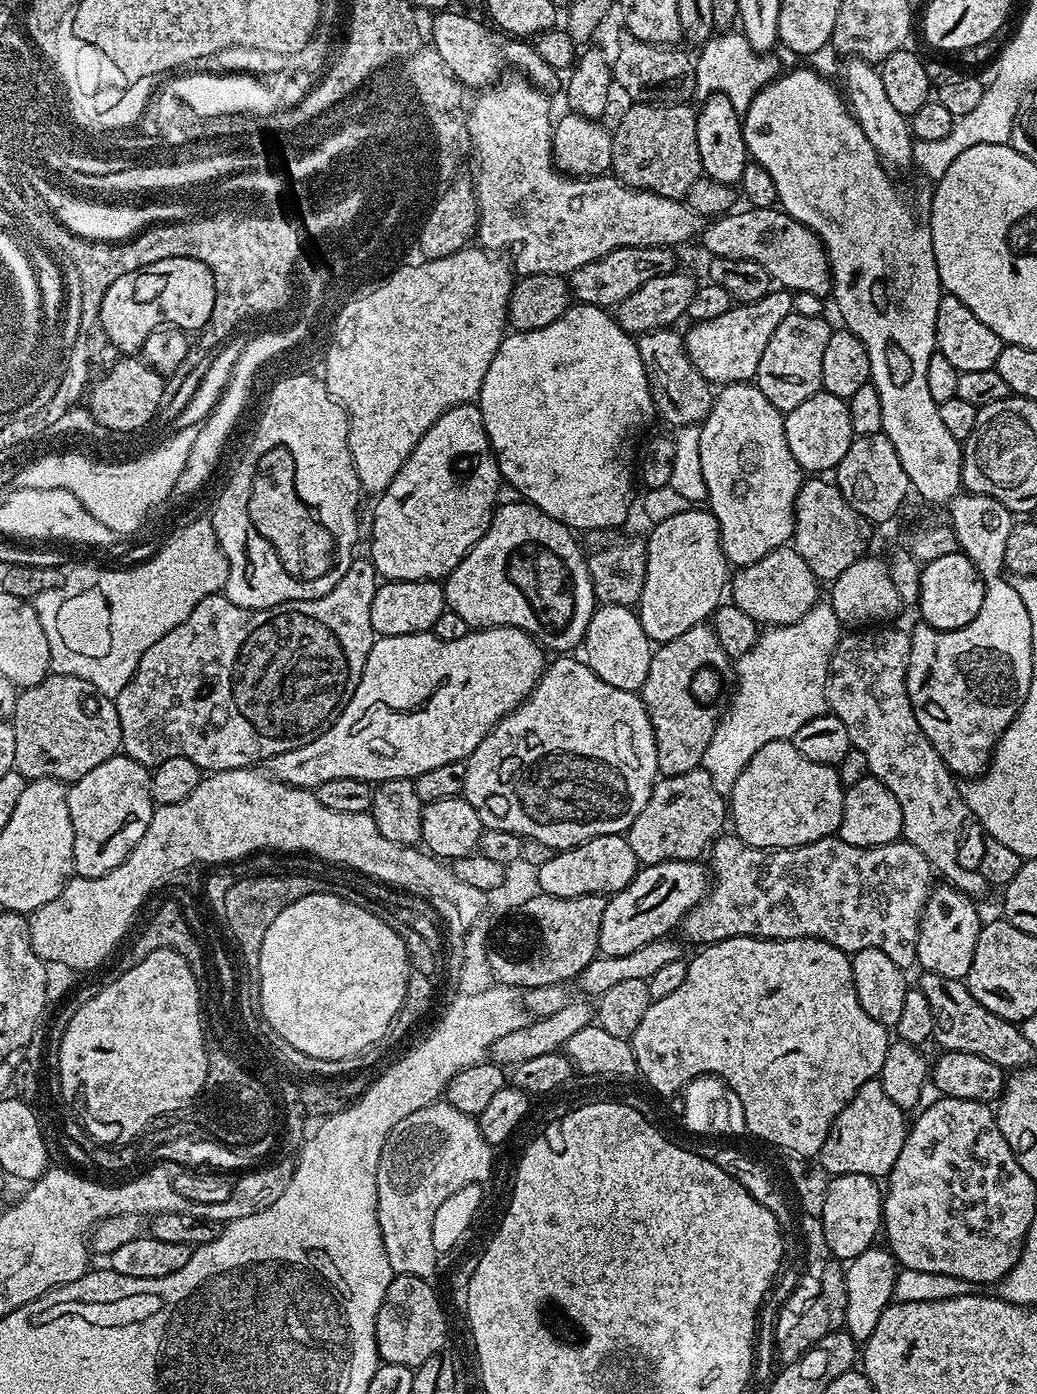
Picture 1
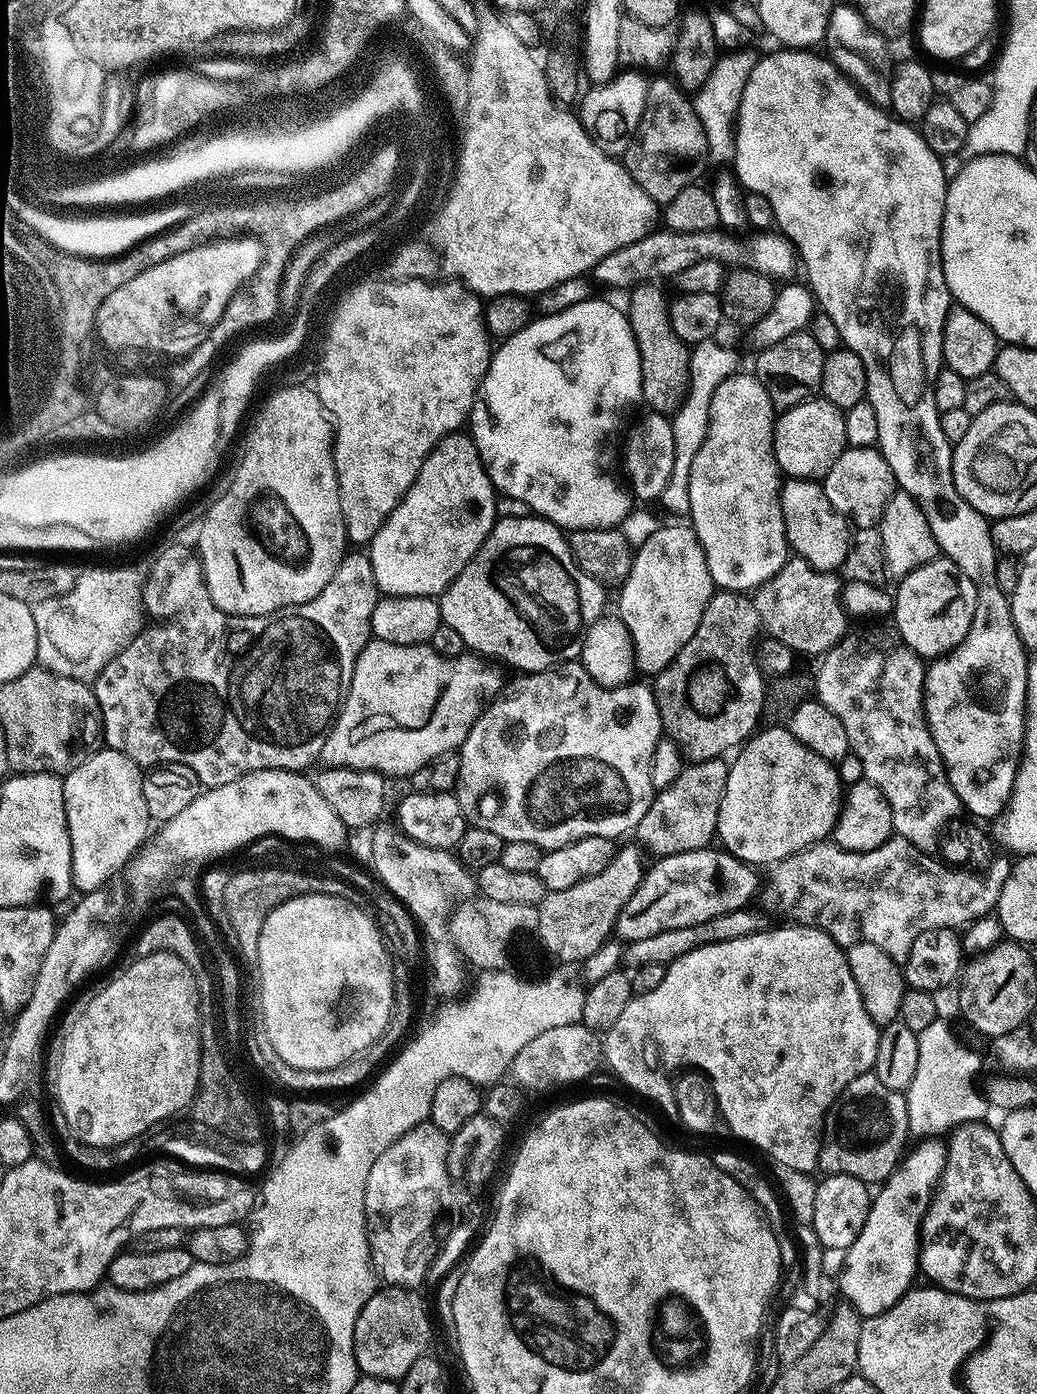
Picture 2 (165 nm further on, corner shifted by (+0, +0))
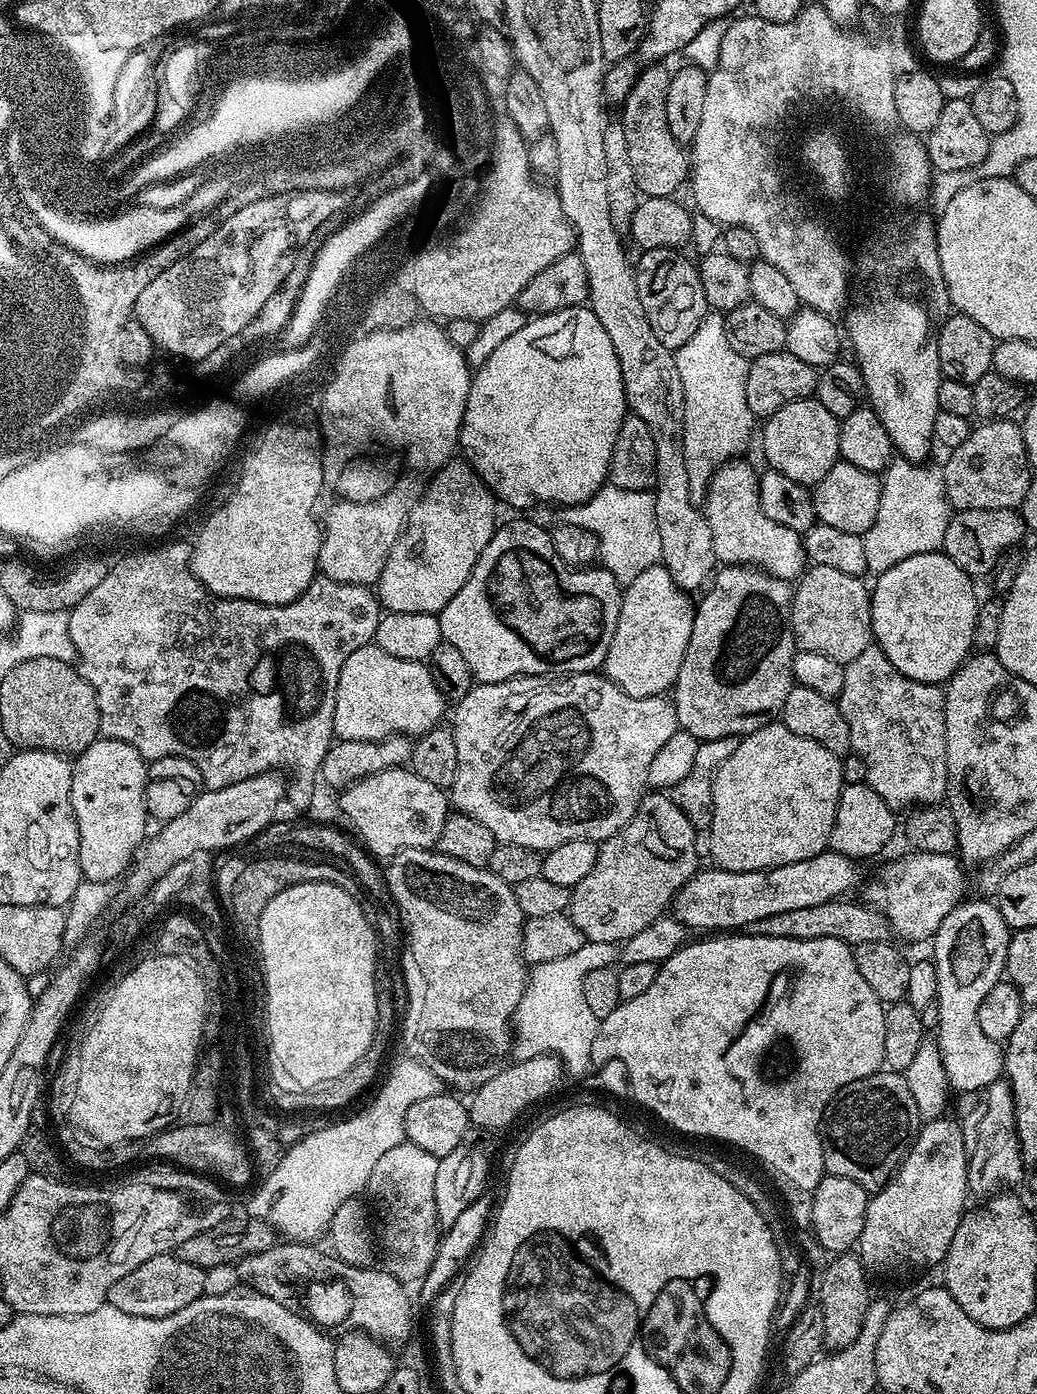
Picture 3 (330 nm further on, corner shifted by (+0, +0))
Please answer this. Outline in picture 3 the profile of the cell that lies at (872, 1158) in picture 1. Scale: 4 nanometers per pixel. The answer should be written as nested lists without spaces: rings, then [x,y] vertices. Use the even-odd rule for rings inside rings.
[[[881,1070],[850,1082],[832,1099],[822,1121],[824,1171],[858,1182],[875,1194],[896,1175],[922,1127],[918,1105],[899,1072]]]

